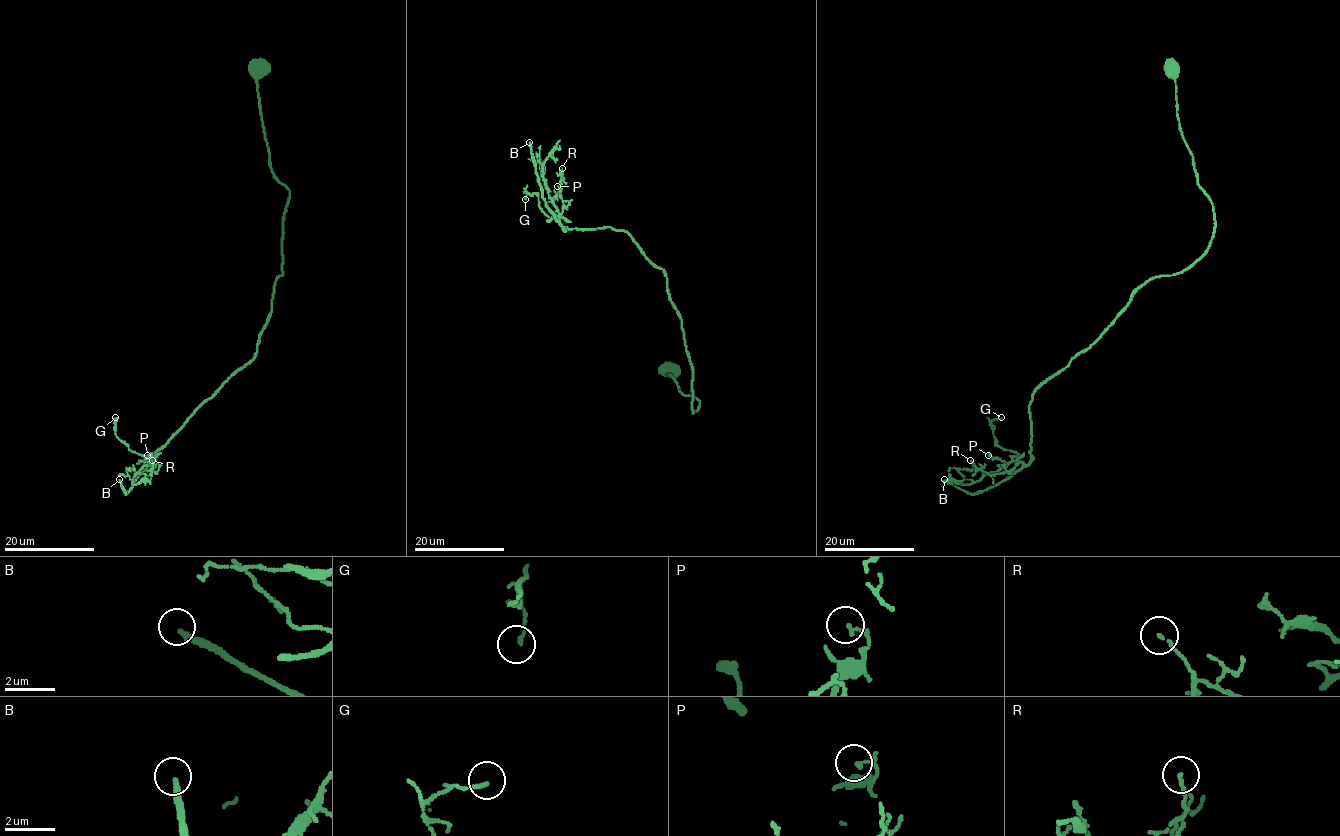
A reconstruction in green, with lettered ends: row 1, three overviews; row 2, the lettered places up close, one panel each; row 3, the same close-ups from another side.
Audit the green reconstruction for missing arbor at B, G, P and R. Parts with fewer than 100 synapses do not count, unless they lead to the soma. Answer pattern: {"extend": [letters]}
{"extend": ["B"]}

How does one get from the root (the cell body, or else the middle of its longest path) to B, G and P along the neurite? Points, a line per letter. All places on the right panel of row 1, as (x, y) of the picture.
B: (1171, 69), (1180, 131), (1212, 205), (1209, 248), (1146, 280), (1034, 392), (1027, 465), (972, 494), (944, 479)
G: (1171, 69), (1212, 205), (1209, 248), (1146, 280), (1034, 392), (1027, 465), (996, 443), (1001, 417)
P: (1171, 69), (1180, 131), (1212, 205), (1209, 248), (1181, 271), (1146, 280), (1034, 392), (1027, 465), (988, 455)

